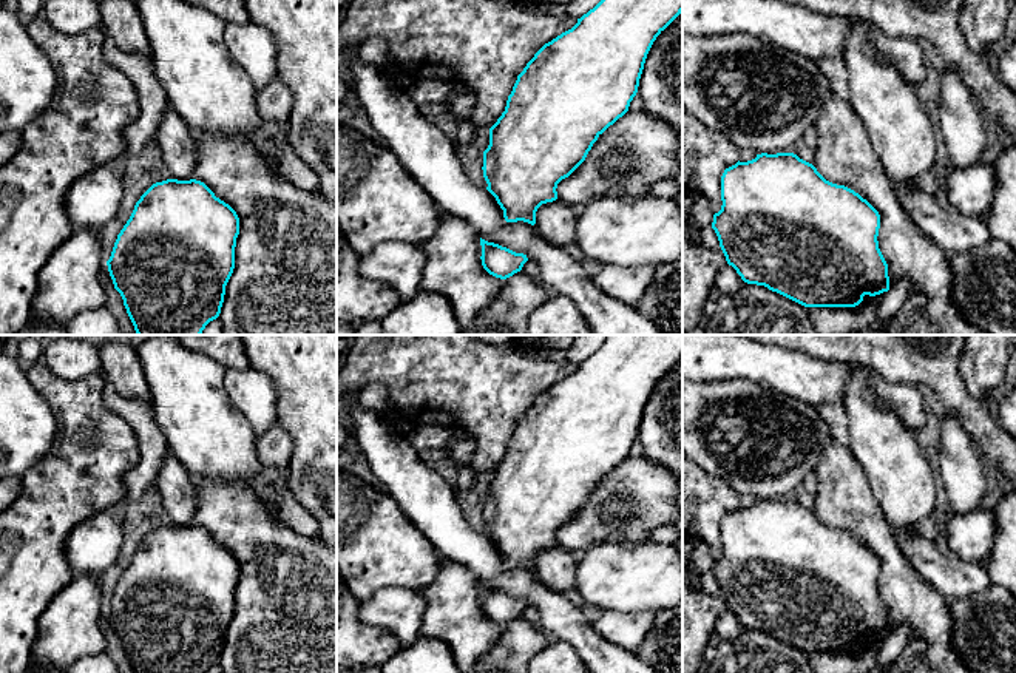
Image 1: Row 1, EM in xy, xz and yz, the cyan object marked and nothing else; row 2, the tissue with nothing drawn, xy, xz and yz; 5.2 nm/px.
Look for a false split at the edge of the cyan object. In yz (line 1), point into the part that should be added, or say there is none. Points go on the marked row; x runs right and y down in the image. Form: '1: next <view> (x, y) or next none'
1: next none

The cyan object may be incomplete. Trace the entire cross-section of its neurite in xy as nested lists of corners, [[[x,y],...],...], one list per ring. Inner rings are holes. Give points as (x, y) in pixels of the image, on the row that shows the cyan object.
[[[201,181],[153,184],[136,202],[107,261],[137,335],[201,335],[216,320],[235,269],[236,211]]]

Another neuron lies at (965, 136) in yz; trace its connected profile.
[[[948,66],[942,73],[939,122],[953,168],[979,164],[990,150],[985,116],[976,110],[959,71]]]

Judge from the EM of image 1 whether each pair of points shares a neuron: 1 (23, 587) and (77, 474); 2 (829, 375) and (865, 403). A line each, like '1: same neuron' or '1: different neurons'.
1: same neuron
2: different neurons

